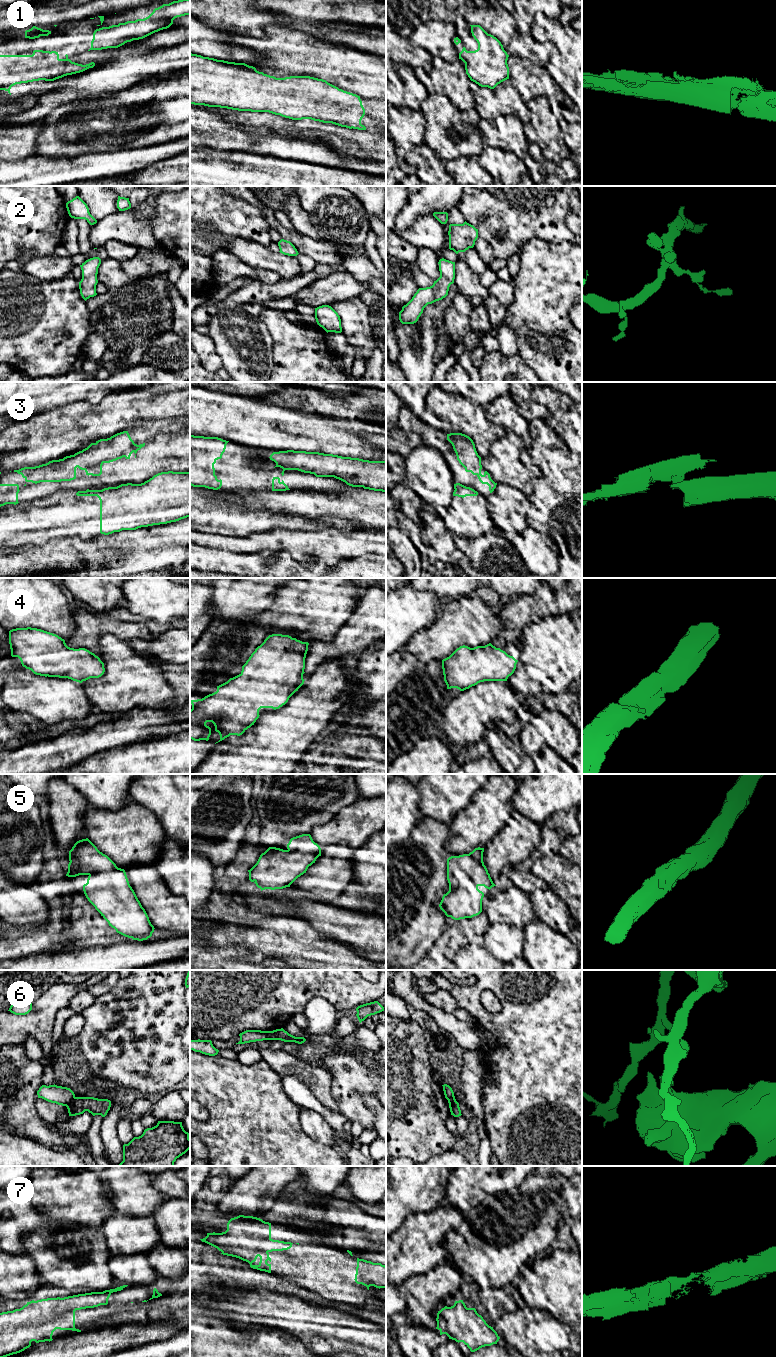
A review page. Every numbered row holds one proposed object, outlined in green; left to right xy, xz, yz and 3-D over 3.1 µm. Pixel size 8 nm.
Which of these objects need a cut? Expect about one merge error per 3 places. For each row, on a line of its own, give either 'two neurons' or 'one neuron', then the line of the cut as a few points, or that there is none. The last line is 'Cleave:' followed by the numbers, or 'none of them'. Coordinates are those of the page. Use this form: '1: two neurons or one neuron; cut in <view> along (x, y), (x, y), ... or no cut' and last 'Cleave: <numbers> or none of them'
1: one neuron; no cut
2: one neuron; no cut
3: two neurons; cut in xy along (89, 490), (86, 491)
4: one neuron; no cut
5: one neuron; no cut
6: two neurons; cut in xy along (75, 1097), (66, 1106)
7: one neuron; no cut
Cleave: 3, 6

